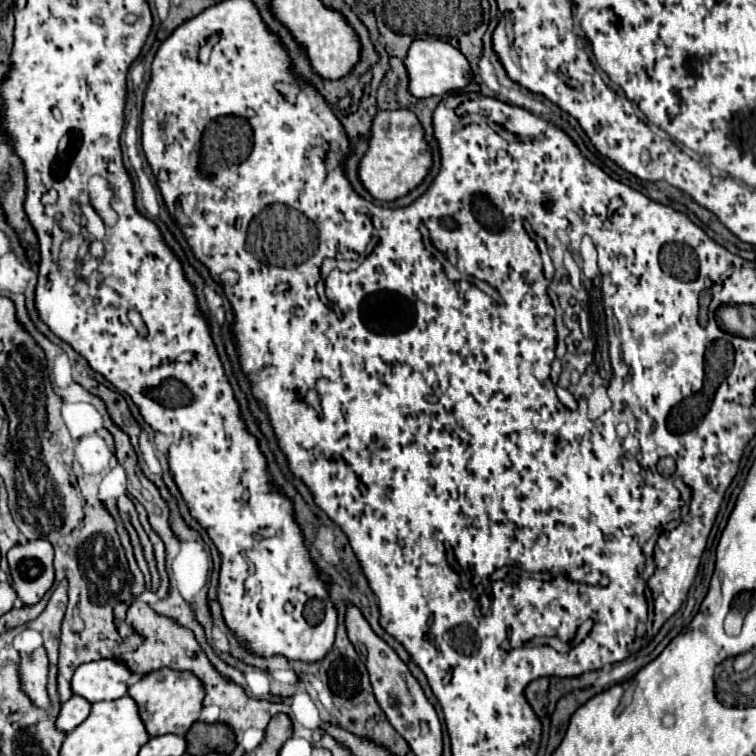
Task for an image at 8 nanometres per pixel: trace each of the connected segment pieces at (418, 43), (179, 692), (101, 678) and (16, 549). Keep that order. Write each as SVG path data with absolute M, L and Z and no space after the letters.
M415 40L407 52L405 66L409 74L411 94L415 94L417 98L443 96L453 90L465 90L473 82L473 70L469 60L461 54L461 50L441 40Z
M161 668L145 674L141 680L129 686L129 694L139 702L139 714L147 726L149 736L159 734L179 734L185 736L193 722L199 720L203 710L205 688L203 682L193 672L179 672L171 668Z
M101 658L81 664L71 680L73 694L87 698L91 704L101 700L115 700L127 694L127 682L133 676L123 660Z
M33 540L17 544L7 554L11 568L11 586L23 604L39 602L55 582L53 546L49 540Z

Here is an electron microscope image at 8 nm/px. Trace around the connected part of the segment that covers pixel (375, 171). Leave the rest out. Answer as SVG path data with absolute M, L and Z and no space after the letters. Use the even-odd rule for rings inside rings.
M393 110L393 112L377 112L373 122L373 134L369 142L369 152L363 156L359 164L359 178L363 186L371 192L373 198L381 202L397 200L417 188L429 168L433 166L431 146L425 138L425 128L411 110Z

